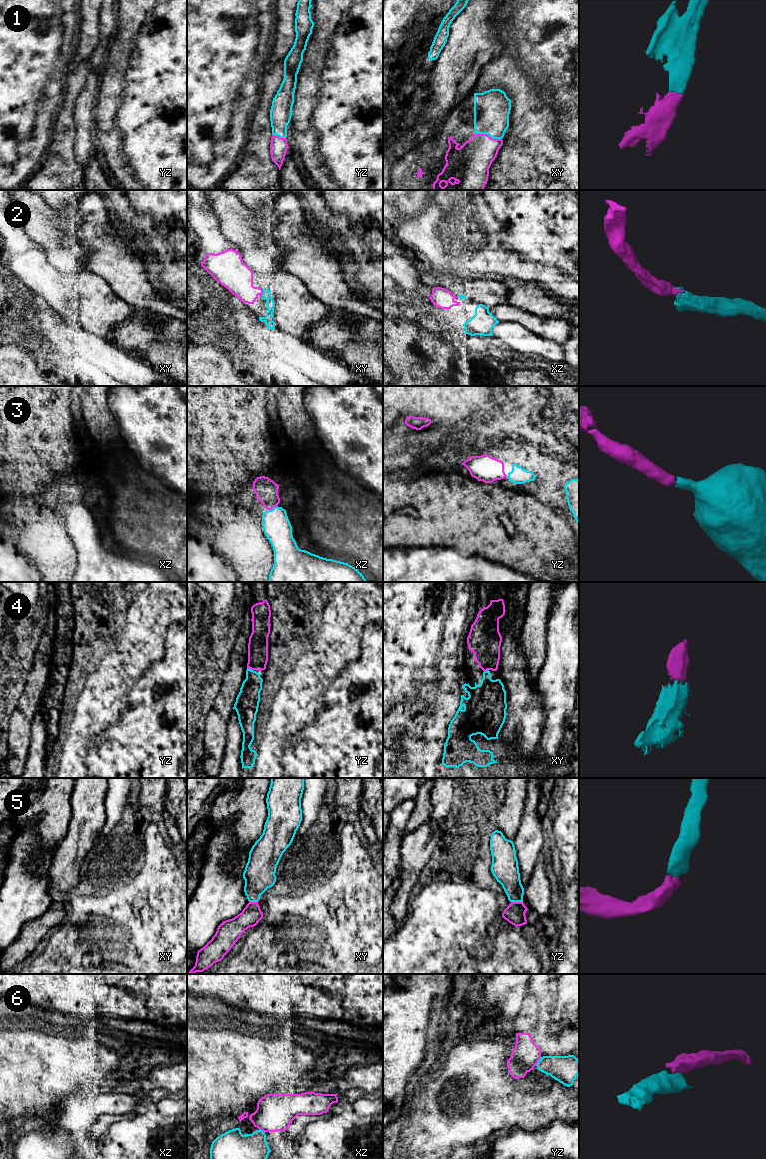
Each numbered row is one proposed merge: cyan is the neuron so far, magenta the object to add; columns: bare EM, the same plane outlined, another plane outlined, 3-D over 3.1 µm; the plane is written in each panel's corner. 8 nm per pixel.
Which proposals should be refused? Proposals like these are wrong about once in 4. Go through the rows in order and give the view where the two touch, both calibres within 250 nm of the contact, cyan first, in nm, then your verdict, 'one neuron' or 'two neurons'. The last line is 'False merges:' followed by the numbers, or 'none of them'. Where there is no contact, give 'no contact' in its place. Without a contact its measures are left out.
1: meets cyan in xy; 280 nm thick on the cyan side, 300 nm on the other; one neuron
2: meets cyan in xy; 70 nm thick on the cyan side, 240 nm on the other; one neuron
3: meets cyan in xz; 220 nm thick on the cyan side, 190 nm on the other; one neuron
4: meets cyan in yz; 180 nm thick on the cyan side, 160 nm on the other; one neuron
5: meets cyan in yz; 200 nm thick on the cyan side, 160 nm on the other; one neuron
6: meets cyan in yz; 220 nm thick on the cyan side, 220 nm on the other; two neurons
False merges: 6

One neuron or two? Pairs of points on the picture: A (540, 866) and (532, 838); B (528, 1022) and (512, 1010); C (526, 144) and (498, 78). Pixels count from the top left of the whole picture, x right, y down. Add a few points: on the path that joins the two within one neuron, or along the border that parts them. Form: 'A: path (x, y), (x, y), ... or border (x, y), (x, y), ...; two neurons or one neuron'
A: border (541, 851), (529, 879); two neurons
B: border (526, 992), (522, 1007), (513, 1020); two neurons
C: path (526, 127), (526, 104), (515, 93); one neuron

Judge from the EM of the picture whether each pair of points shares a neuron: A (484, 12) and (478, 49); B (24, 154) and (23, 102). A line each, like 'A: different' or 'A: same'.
A: same
B: same

